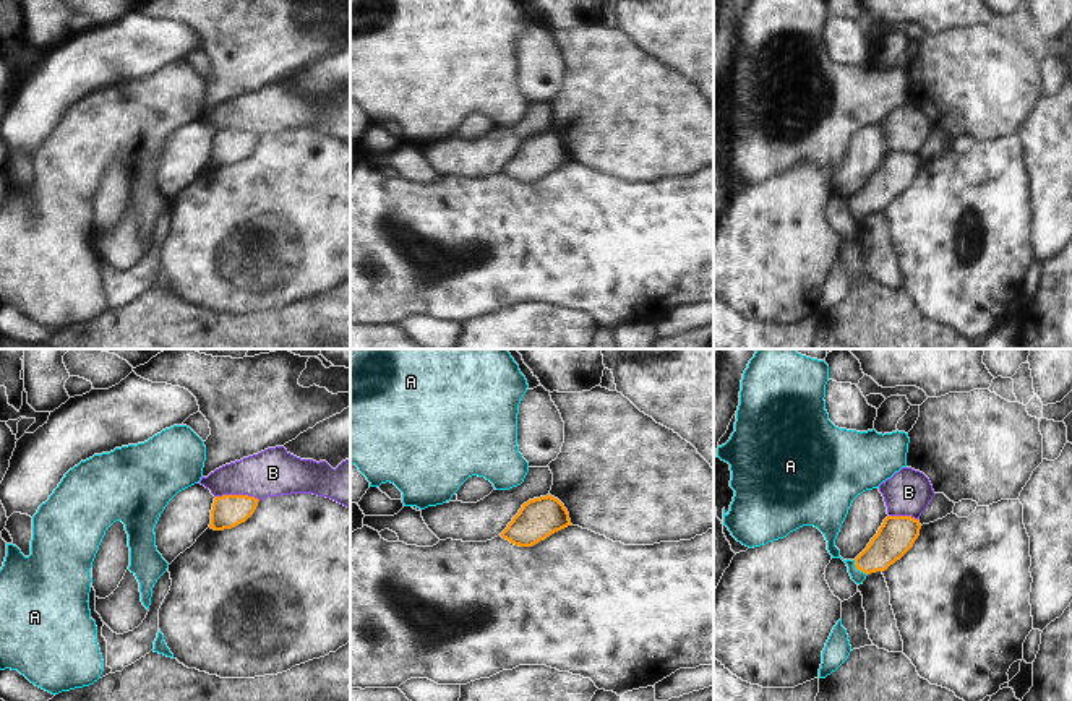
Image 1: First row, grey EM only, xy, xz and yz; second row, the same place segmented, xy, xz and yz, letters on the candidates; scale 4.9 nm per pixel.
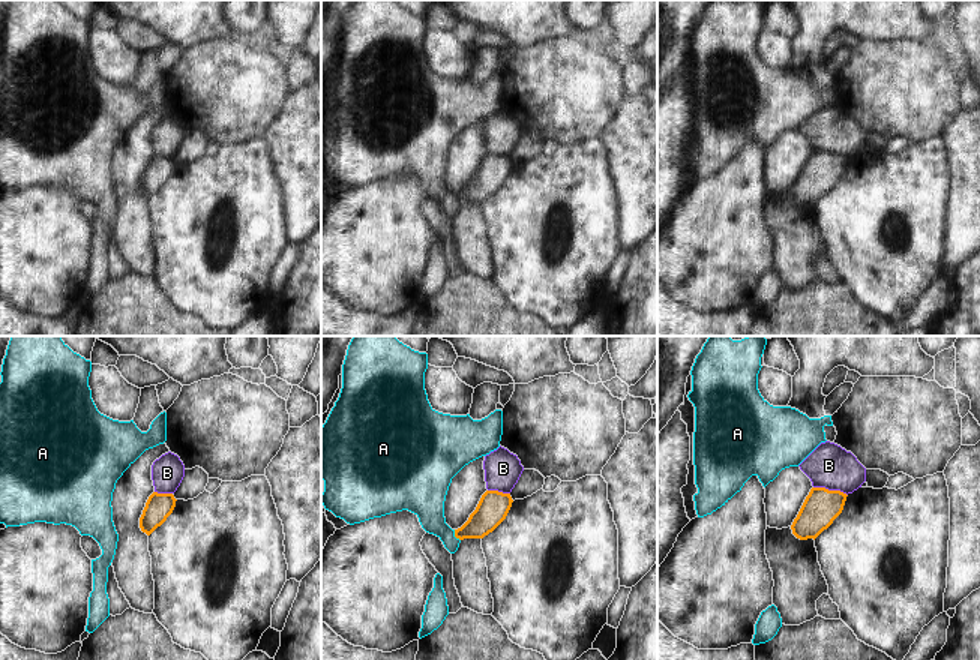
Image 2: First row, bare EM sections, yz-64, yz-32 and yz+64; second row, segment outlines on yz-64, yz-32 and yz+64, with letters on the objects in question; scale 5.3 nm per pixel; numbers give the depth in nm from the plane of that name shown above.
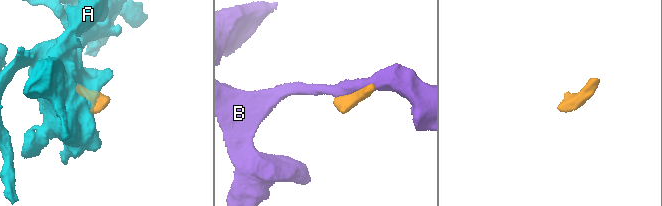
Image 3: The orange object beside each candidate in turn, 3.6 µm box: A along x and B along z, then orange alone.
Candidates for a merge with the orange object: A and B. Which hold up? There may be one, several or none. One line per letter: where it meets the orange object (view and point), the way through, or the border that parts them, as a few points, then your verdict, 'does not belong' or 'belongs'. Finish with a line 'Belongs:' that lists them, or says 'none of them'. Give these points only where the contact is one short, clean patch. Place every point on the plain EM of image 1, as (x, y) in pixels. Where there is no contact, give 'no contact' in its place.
A: yz (858, 205) | across yz (896, 172), (858, 205), (831, 184), (831, 163) | belongs
B: xy (237, 132) | does not belong
Belongs: A

